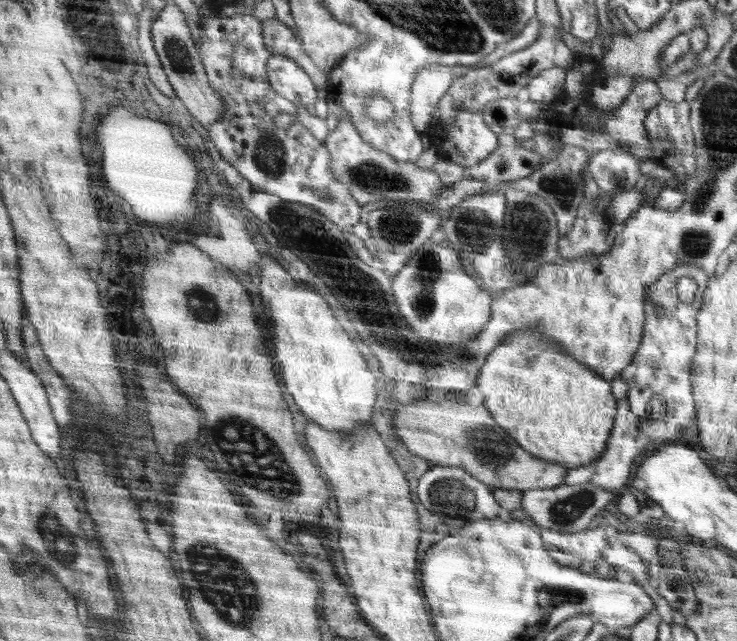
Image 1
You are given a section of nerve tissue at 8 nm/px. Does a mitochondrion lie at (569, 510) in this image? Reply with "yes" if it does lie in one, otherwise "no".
yes

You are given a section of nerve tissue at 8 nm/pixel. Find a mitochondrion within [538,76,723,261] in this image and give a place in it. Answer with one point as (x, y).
(695, 243)

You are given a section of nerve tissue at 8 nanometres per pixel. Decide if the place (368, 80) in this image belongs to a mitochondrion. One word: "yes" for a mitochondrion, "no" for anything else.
no

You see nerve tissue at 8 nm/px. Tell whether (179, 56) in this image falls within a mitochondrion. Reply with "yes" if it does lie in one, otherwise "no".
yes

